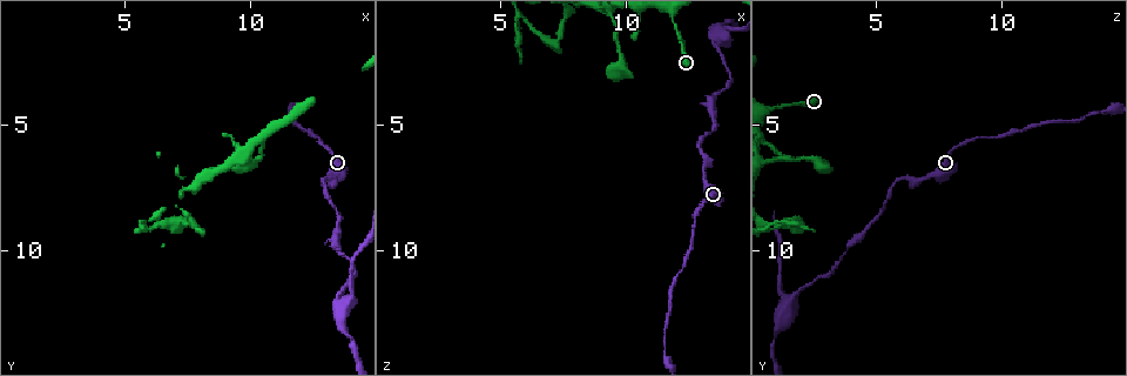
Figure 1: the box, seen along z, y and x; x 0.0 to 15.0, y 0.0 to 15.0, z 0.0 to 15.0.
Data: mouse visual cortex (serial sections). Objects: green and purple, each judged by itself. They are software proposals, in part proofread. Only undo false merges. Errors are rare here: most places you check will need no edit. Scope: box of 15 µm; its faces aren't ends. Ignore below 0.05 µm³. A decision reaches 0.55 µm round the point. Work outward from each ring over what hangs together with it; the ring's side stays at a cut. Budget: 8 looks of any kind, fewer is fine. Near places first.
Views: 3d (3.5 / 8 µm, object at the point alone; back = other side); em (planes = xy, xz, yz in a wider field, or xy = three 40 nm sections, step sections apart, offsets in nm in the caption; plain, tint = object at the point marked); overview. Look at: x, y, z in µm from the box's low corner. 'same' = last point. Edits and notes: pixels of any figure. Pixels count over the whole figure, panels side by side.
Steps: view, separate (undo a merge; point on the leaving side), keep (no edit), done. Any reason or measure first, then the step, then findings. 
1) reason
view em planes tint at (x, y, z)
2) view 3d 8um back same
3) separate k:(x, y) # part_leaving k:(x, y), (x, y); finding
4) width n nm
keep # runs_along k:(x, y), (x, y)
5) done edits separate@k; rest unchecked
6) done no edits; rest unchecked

thin neck
view 3d 3.5um back at (7.2, 8.9, 1.8)

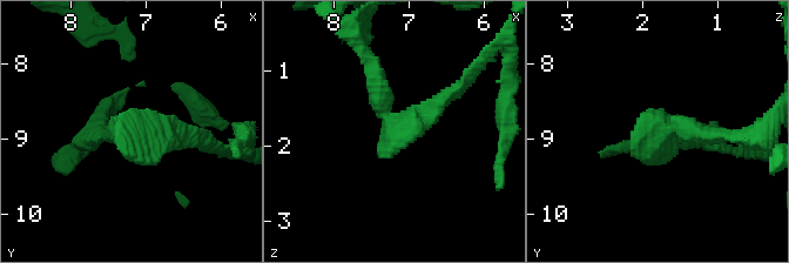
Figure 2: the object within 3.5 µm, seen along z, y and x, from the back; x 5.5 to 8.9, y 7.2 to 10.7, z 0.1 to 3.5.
now the EM
view em xy step 3 tint at (7.15, 8.90, 1.75)

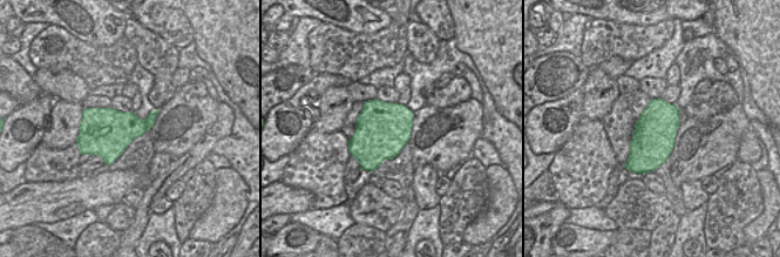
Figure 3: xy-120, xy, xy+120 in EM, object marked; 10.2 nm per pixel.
keep # runs_along 2:(371, 58), (396, 127), (464, 81); continuous, no second cell

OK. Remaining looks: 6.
sharp bend
view 3d 8um at (13.0, 7.5, 5.6)

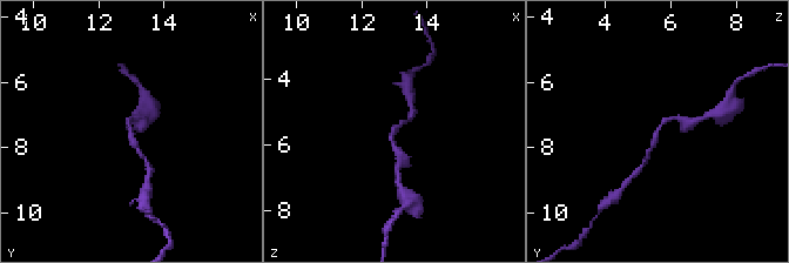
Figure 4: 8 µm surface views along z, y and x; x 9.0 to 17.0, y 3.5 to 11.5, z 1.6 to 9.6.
view 3d 3.5um at (13.0, 7.5, 5.6)

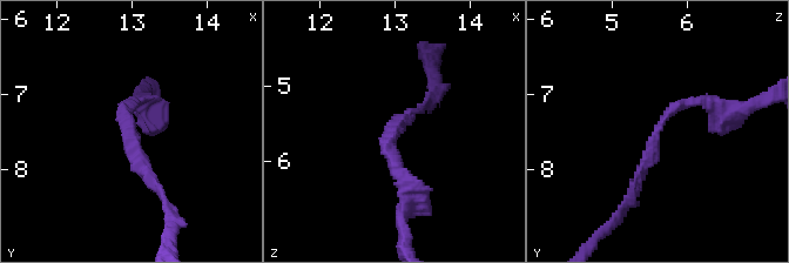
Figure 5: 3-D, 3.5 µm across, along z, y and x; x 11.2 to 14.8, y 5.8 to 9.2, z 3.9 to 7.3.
view em planes tint at (12.95, 7.40, 5.65)

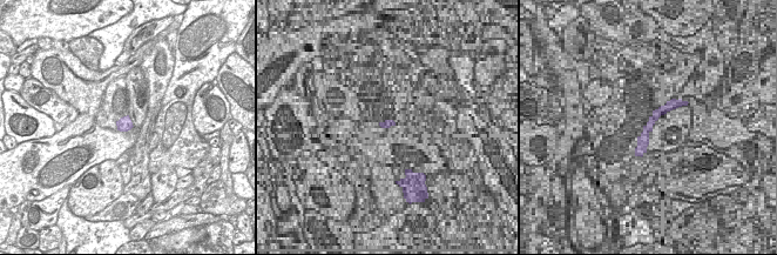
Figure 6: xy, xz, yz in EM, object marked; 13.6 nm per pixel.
arm_widths 200, 200 nm
keep # runs_along 5:(719, 110), (707, 100), (671, 110), (634, 189); continuous, no second cell

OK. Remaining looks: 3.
branch point
view 3d 3.5um at (13.6, 12.2, 1.4)

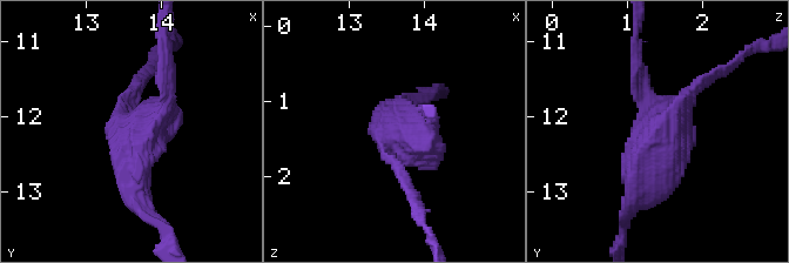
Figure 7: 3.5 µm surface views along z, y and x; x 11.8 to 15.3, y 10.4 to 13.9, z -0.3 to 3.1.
now the EM
view em xy step 2 tint at (13.65, 12.15, 1.50)

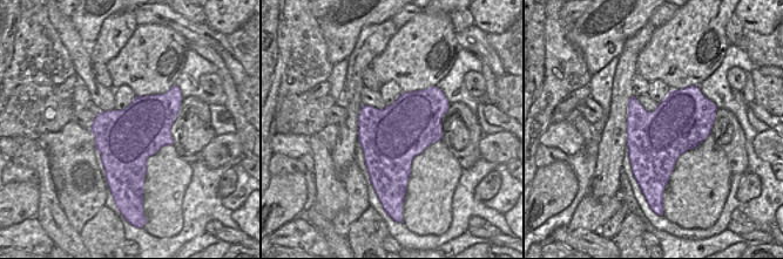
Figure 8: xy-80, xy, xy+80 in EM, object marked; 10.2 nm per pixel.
keep # runs_along 7:(409, 183), (388, 145), (427, 112); one cell here

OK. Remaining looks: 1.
done no edits; rest unchecked

